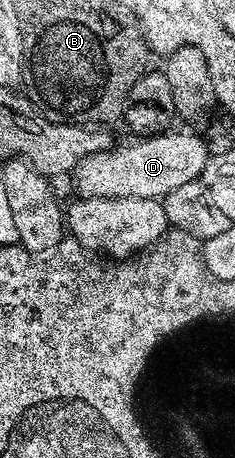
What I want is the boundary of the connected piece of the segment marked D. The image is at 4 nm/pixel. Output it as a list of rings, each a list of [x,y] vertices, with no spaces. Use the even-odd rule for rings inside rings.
[[[174,130],[139,138],[139,143],[130,143],[127,147],[115,146],[109,151],[97,151],[84,157],[72,172],[73,178],[78,178],[77,194],[90,198],[161,200],[180,185],[197,180],[208,160],[206,143],[198,135]]]

